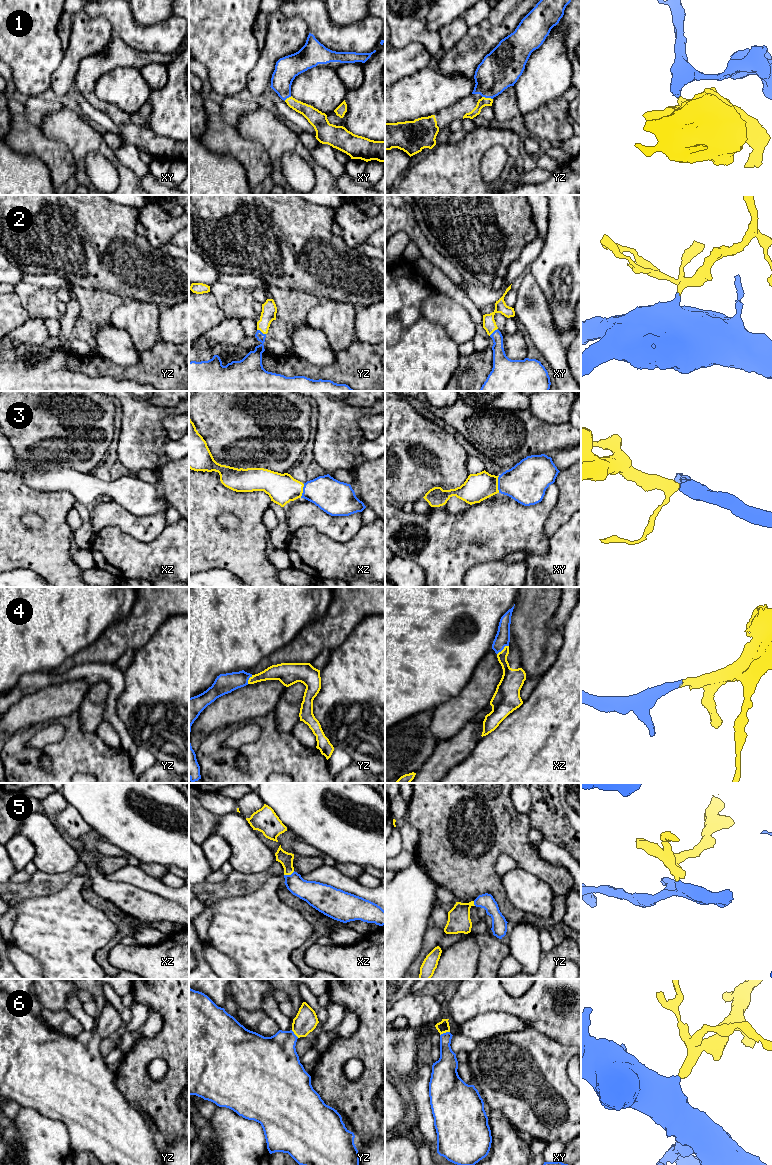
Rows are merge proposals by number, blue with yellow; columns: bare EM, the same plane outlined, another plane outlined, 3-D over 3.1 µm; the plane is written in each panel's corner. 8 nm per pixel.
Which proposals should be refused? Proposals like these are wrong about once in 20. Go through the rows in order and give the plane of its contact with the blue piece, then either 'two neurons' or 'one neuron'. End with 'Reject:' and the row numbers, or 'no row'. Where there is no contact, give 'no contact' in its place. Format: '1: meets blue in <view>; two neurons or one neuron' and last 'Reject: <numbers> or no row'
1: meets blue in yz; one neuron
2: meets blue in yz; one neuron
3: meets blue in xy; one neuron
4: meets blue in xz; one neuron
5: meets blue in xz; one neuron
6: meets blue in xy; one neuron
Reject: no row

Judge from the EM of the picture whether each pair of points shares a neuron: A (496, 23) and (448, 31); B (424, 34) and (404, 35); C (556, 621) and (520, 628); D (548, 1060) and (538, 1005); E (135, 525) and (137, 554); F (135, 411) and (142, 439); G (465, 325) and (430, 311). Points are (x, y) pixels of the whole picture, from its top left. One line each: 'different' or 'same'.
A: different
B: same
C: different
D: different
E: different
F: same
G: same

